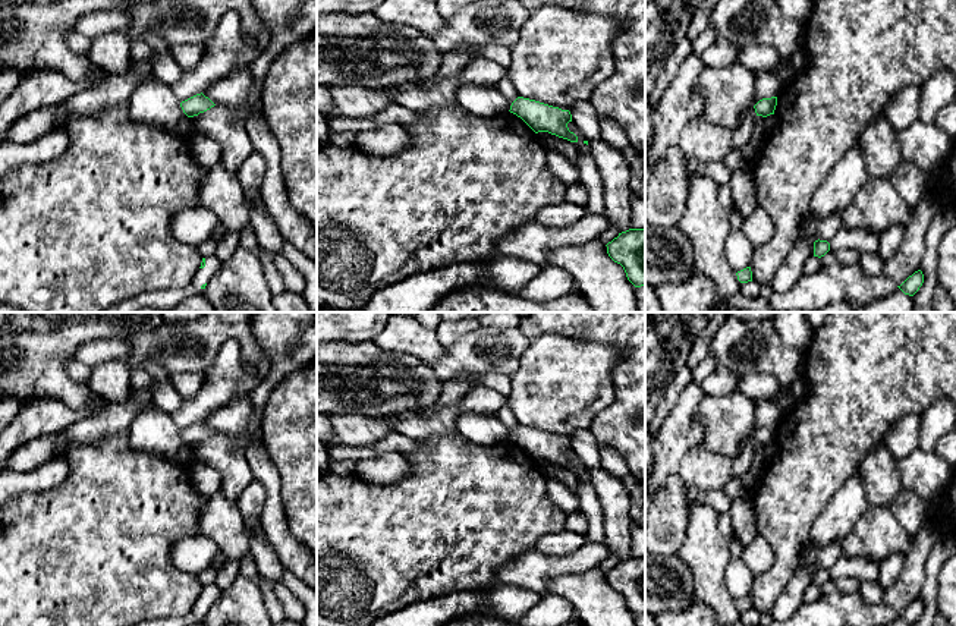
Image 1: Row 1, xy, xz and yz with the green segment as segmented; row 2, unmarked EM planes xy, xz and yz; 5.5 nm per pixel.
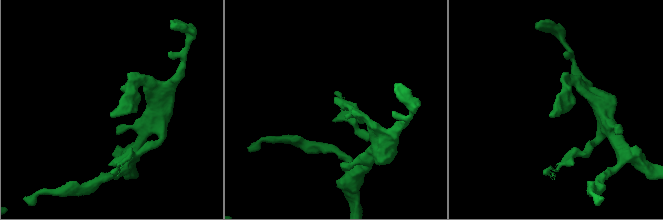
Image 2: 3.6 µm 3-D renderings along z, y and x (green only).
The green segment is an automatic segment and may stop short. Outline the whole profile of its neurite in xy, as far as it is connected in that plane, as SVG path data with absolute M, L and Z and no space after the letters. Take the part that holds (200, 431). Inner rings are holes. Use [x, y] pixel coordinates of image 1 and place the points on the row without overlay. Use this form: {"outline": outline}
{"outline": "M202 421L180 431L183 441L188 446L198 444L199 441L204 441L214 434L216 432L208 425L205 425Z"}

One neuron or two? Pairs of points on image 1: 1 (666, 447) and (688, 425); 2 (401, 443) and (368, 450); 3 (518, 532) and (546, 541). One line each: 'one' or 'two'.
1: one
2: one
3: two

